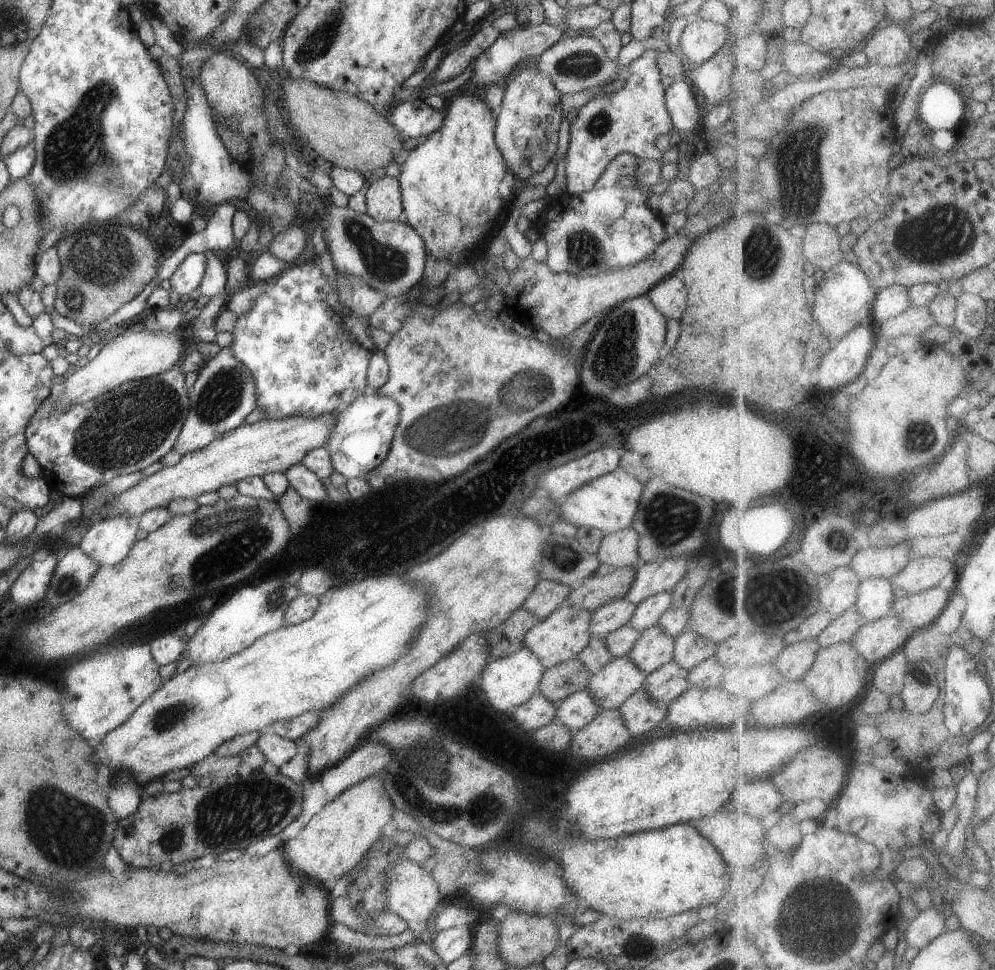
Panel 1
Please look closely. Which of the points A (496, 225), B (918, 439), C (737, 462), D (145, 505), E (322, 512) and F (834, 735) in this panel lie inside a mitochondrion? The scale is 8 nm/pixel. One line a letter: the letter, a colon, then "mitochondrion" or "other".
A: other
B: mitochondrion
C: other
D: other
E: other
F: other

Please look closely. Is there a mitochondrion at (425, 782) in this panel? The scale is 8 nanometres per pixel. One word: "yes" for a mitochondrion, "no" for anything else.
yes

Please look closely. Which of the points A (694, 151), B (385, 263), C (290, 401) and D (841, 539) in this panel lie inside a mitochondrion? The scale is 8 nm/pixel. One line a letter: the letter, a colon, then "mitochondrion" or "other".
A: other
B: mitochondrion
C: other
D: mitochondrion

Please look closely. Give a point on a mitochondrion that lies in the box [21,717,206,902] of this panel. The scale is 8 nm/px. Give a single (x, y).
(68, 840)

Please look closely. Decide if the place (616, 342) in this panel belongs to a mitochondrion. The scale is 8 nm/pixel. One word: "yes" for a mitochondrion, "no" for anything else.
yes

